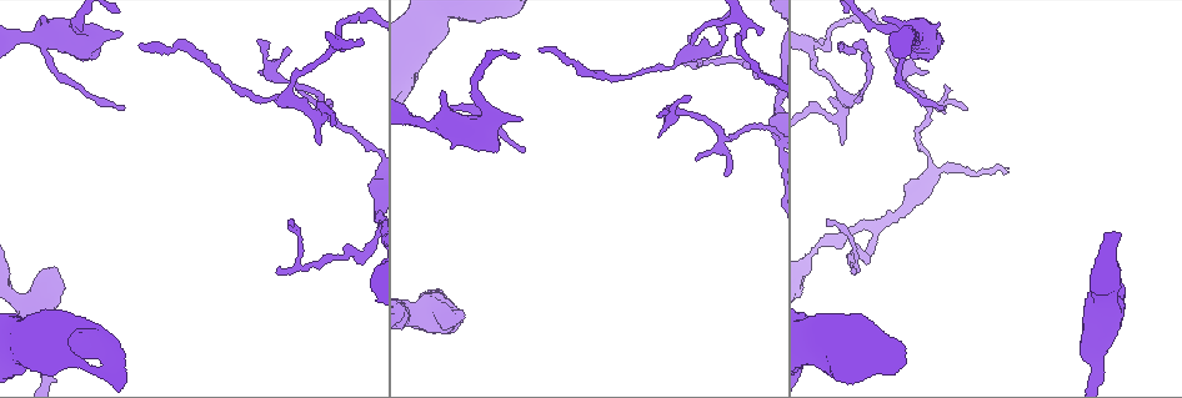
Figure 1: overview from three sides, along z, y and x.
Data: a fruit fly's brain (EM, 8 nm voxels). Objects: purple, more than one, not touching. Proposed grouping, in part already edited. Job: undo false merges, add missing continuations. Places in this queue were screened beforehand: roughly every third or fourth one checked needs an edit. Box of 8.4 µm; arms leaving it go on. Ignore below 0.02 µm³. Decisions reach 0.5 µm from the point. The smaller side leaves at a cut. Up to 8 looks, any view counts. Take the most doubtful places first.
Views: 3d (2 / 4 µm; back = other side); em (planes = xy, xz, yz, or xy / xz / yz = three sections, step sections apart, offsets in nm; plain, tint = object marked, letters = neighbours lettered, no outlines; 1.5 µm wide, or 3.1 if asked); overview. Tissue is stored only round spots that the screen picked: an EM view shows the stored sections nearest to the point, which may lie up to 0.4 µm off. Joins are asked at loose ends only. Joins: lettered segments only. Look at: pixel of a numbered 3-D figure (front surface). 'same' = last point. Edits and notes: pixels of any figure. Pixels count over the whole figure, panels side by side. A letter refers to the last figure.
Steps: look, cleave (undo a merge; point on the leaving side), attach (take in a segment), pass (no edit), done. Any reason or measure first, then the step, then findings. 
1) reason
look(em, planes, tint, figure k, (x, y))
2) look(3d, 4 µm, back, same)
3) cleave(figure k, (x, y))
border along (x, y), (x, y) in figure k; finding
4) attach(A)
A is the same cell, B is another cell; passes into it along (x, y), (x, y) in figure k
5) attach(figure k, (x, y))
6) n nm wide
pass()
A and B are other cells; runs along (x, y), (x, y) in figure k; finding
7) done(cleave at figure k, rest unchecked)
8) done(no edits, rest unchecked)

branch stops here
look(3d, 4 µm, figure 1, (54, 268))

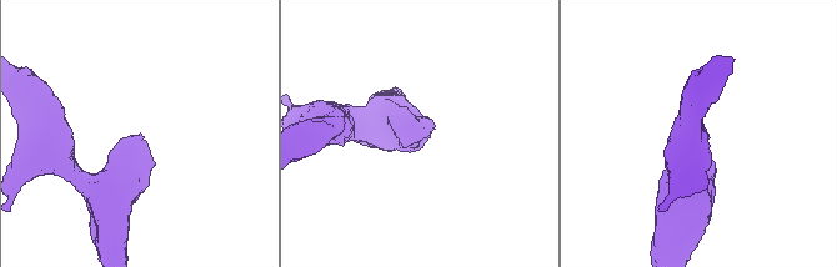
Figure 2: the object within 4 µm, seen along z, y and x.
shape alone is not enough
look(em, planes, plain, figure 2, (420, 136))

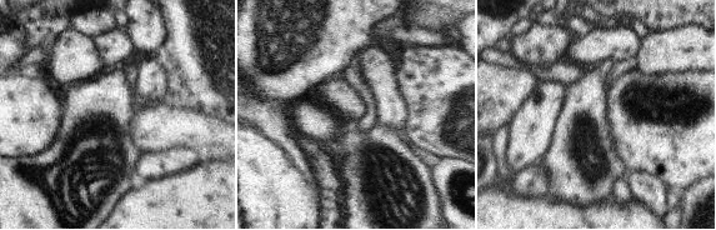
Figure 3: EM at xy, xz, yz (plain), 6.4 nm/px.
see the neighbours
look(em, planes, letters, same)

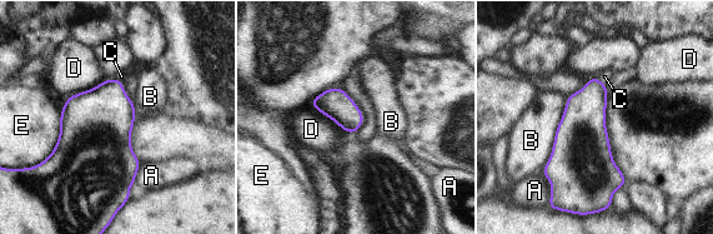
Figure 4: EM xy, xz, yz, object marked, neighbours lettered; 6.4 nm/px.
340 nm wide
attach(C)
C is the same cell, A, B, D and E are other cells; passes into it along (585, 116), (602, 83), (604, 76) in figure 4; the neuron continues

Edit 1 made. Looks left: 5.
an open end
look(3d, 4 µm, figure 1, (721, 54))

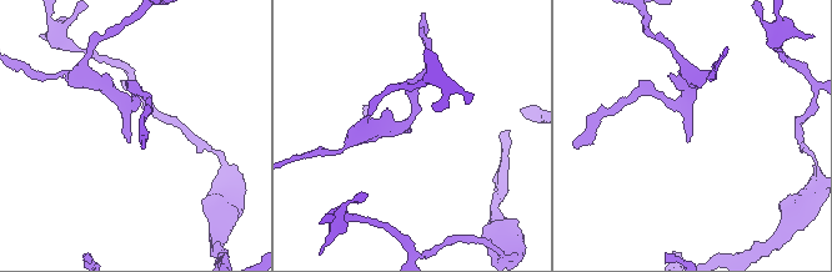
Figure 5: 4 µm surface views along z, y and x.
now the EM
look(em, planes, letters, figure 5, (410, 129))

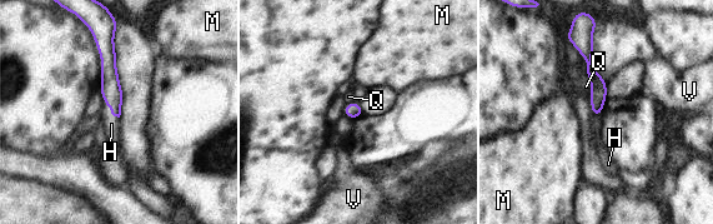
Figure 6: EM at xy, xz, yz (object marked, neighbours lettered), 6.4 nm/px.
Q touches over 300 nm
attach(H)
H is the same cell, M, Q and V are other cells; passes into it along (110, 89), (110, 109), (111, 124) in figure 6; it goes on there

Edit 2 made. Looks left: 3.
done(attach at figure 4, attach at figure 6, rest unchecked)

